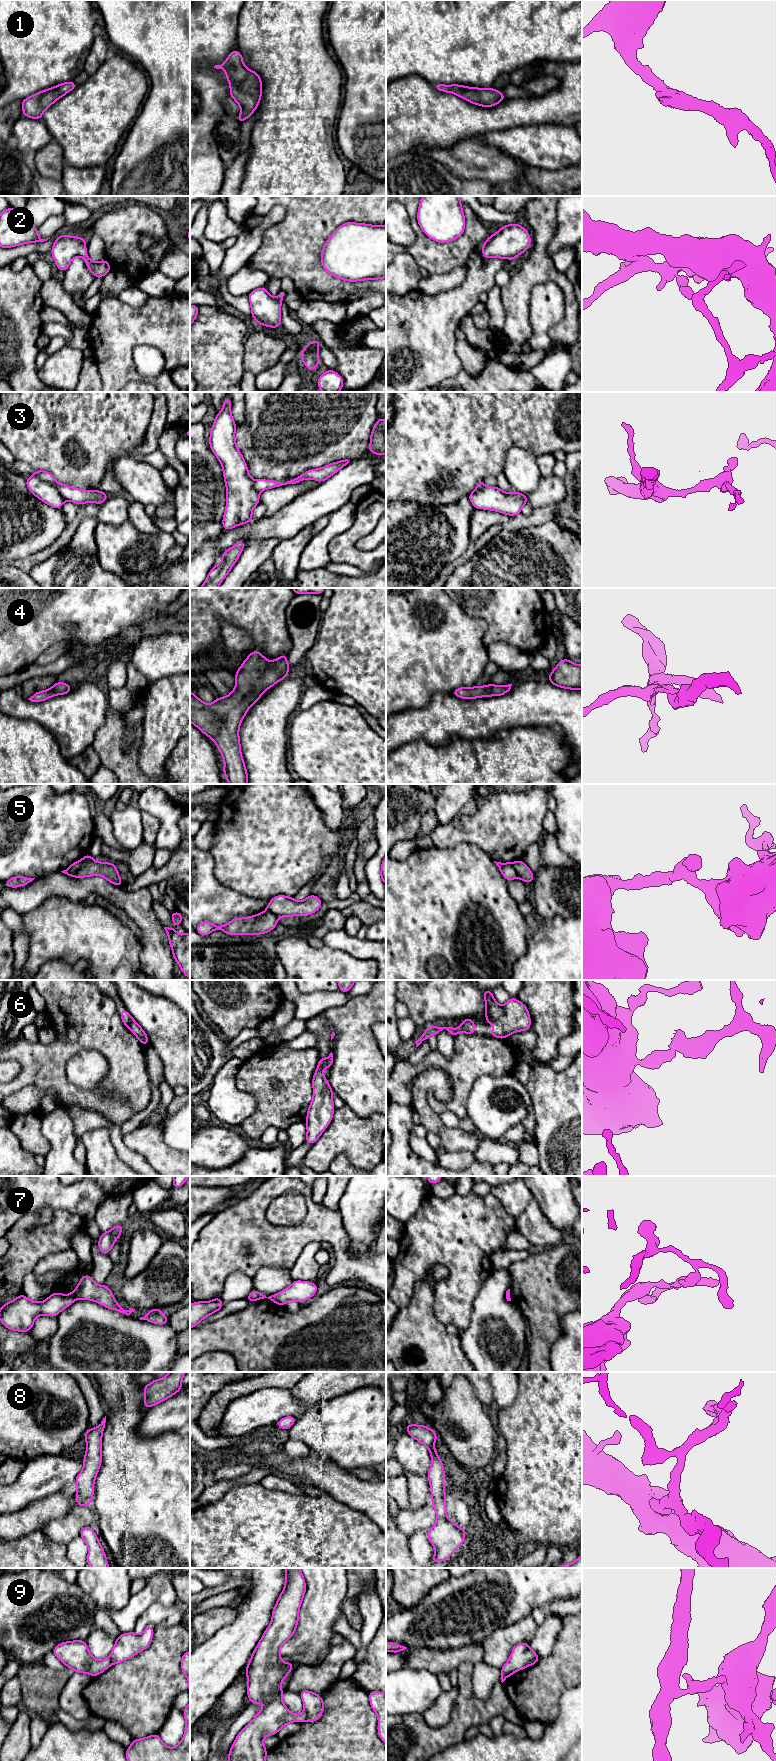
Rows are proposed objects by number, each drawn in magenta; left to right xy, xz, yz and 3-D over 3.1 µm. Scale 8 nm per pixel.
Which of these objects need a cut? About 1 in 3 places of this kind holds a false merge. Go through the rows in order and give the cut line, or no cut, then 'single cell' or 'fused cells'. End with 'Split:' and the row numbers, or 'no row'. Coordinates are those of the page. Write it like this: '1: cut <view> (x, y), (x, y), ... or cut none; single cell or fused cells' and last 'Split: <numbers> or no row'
1: cut none; single cell
2: cut none; single cell
3: cut xy (33, 474), (50, 483), (64, 500); fused cells
4: cut none; single cell
5: cut xy (80, 861), (80, 866), (74, 876); fused cells
6: cut none; single cell
7: cut xy (72, 1293), (76, 1298); fused cells
8: cut none; single cell
9: cut xz (304, 1712), (307, 1720); fused cells
Split: 3, 5, 7, 9

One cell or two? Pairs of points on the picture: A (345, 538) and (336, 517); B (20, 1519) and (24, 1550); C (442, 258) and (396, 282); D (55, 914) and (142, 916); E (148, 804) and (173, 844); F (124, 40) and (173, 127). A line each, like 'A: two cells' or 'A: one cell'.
A: two cells
B: two cells
C: two cells
D: two cells
E: one cell
F: one cell

